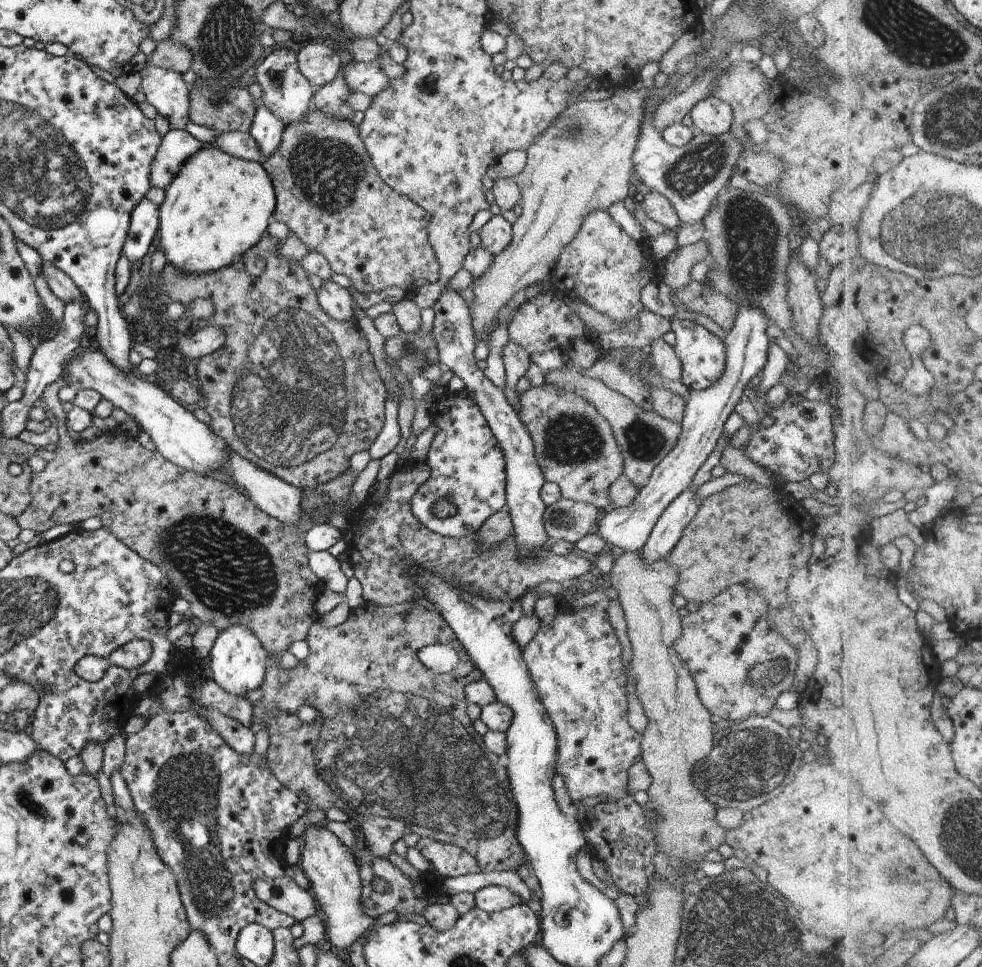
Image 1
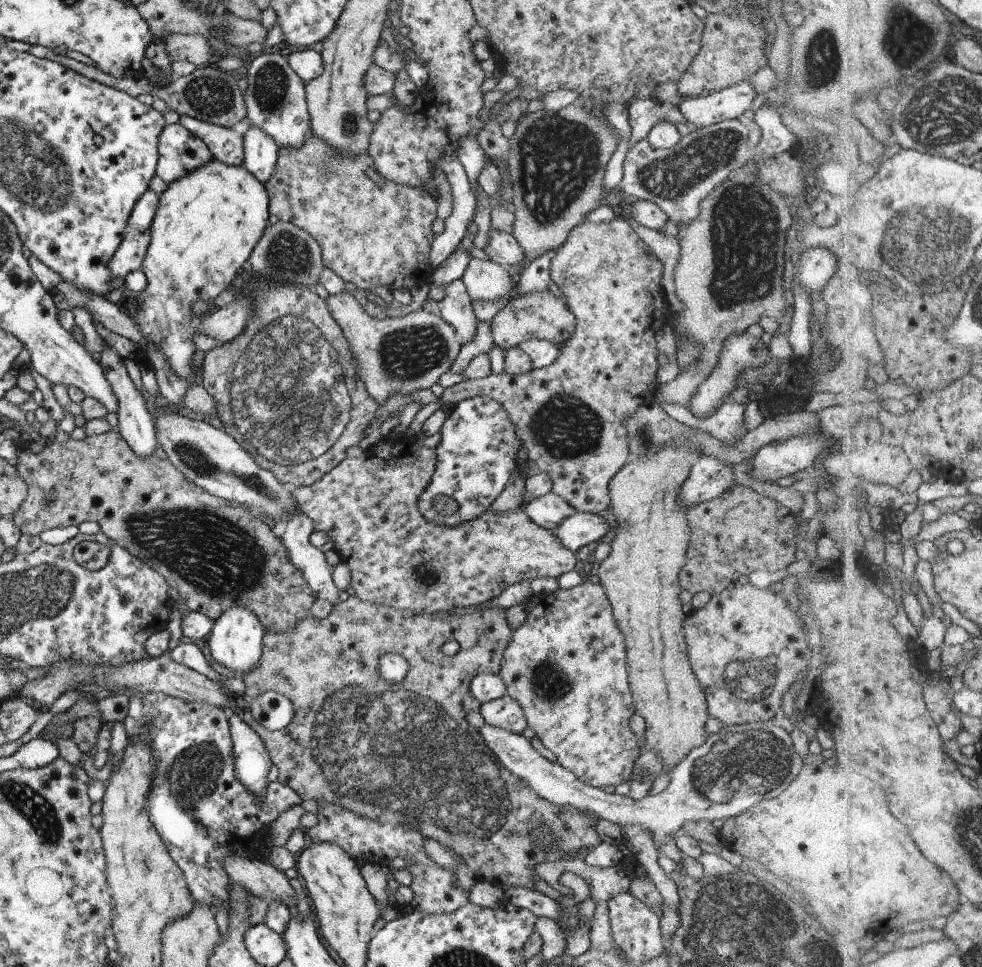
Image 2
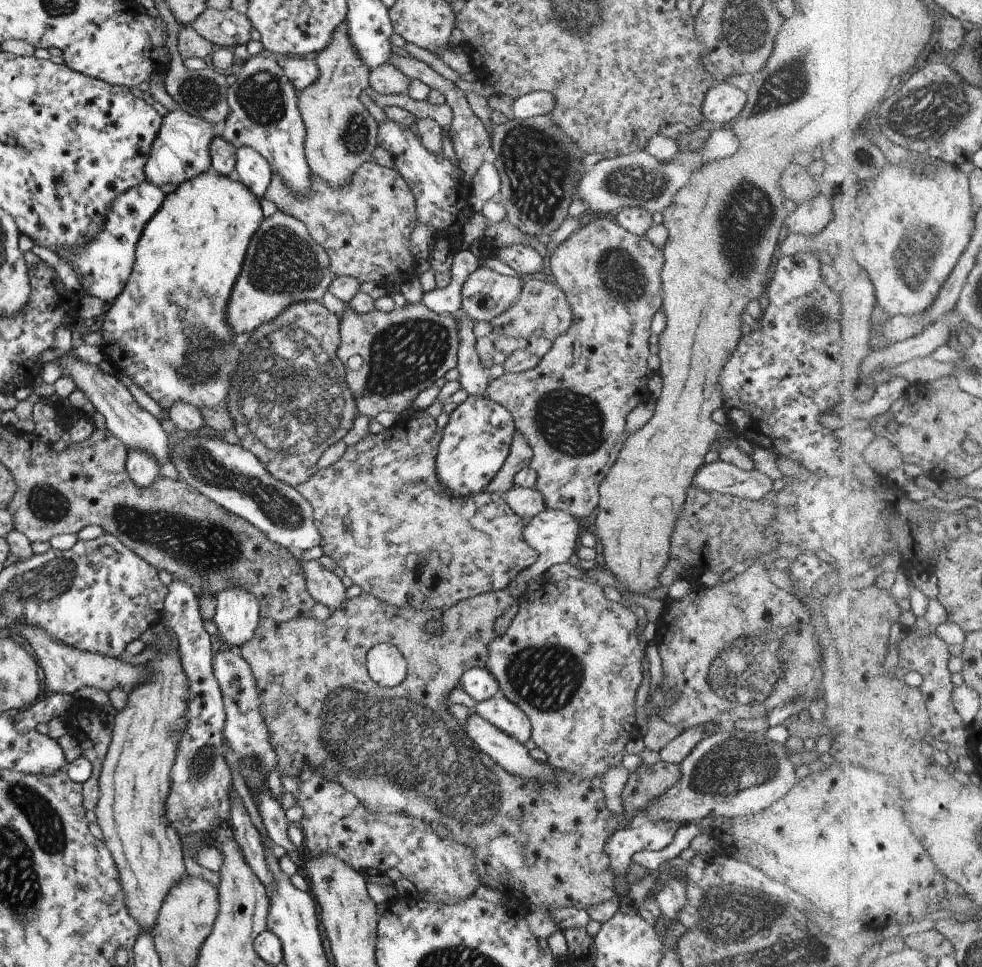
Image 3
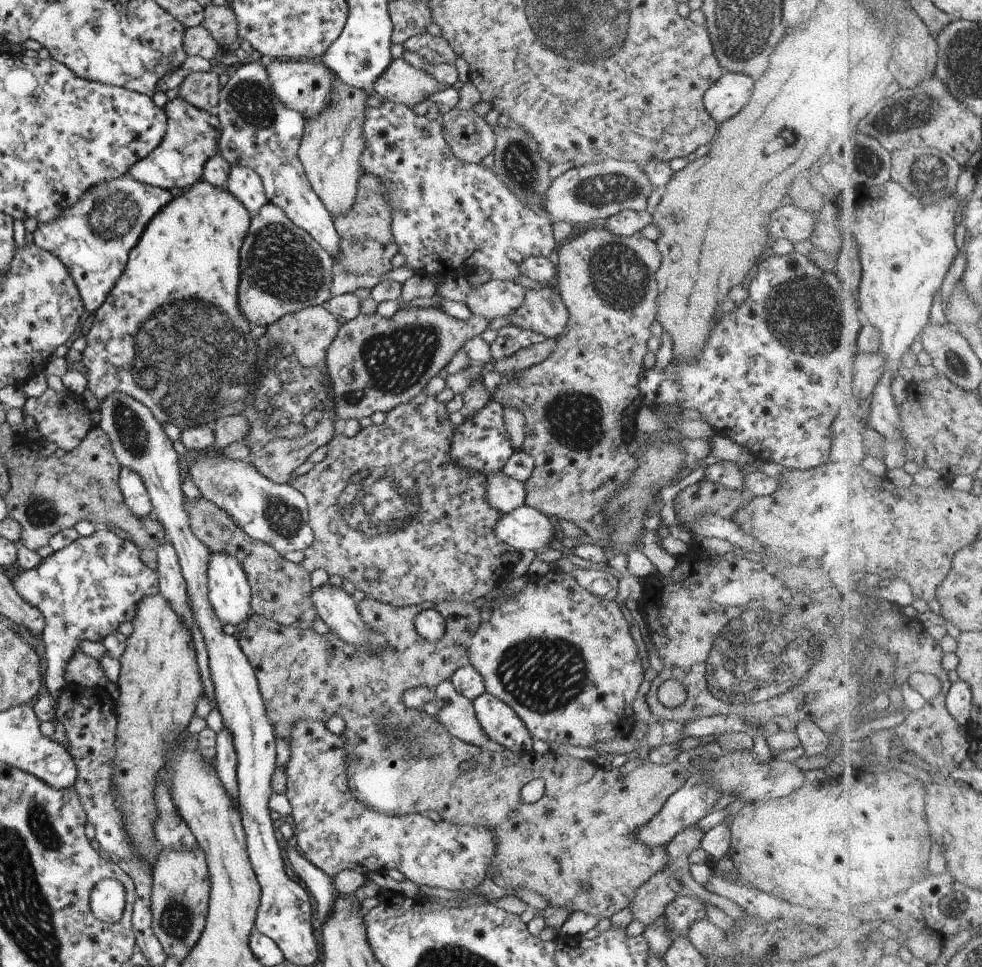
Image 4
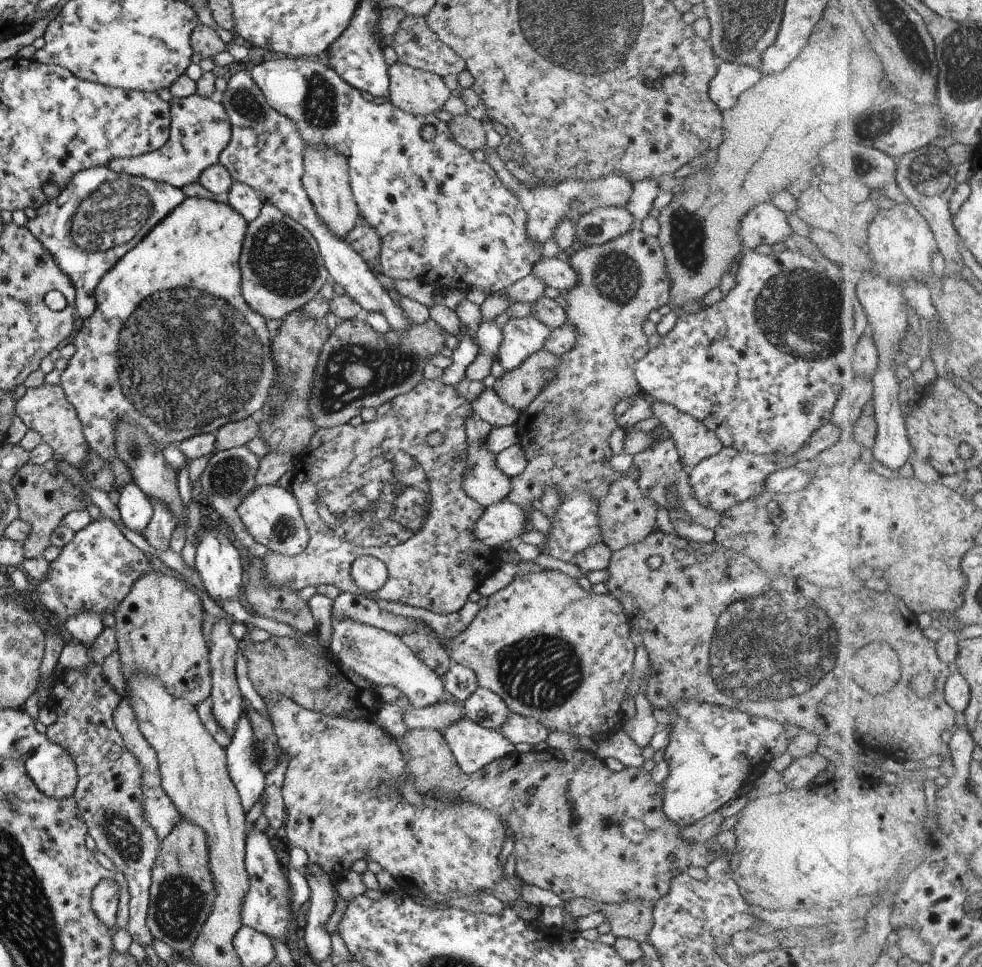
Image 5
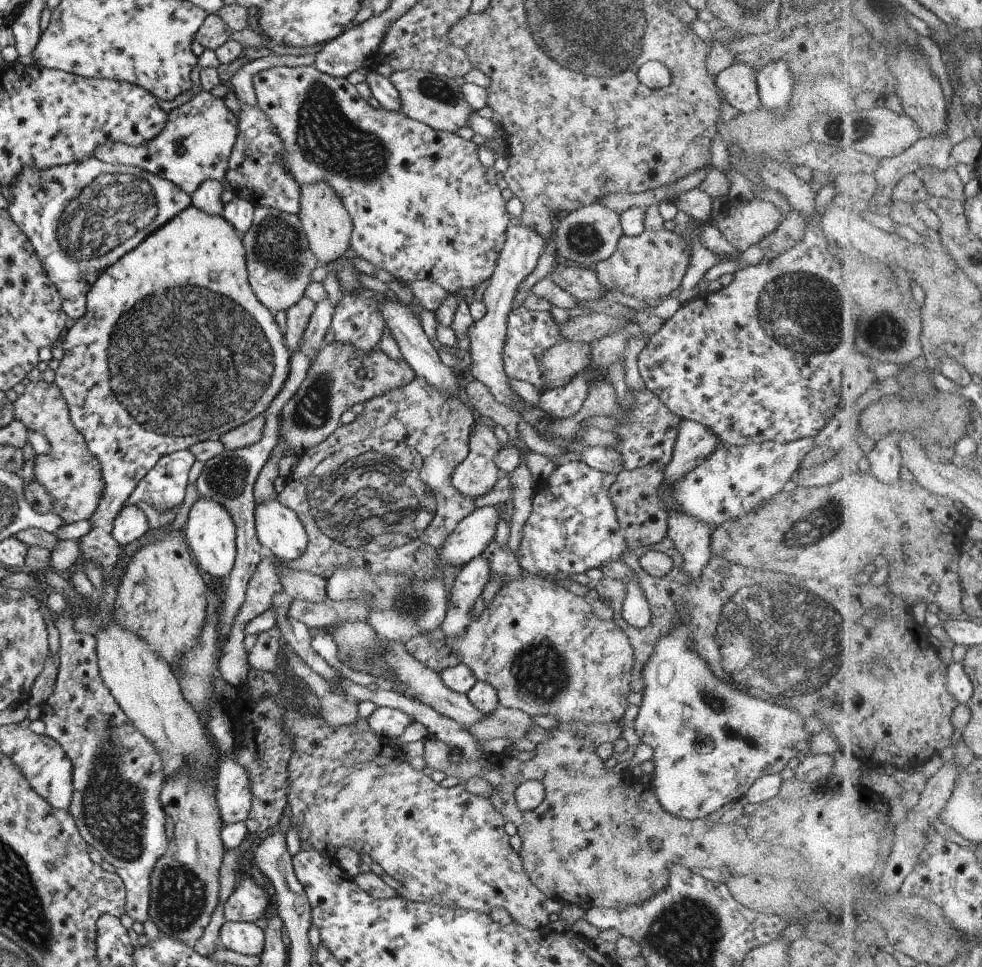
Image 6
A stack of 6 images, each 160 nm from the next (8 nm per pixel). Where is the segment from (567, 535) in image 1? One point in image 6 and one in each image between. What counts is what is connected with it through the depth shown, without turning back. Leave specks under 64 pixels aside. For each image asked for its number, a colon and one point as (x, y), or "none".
2: (547, 511)
3: (525, 502)
4: (503, 493)
5: (483, 482)
6: (475, 475)

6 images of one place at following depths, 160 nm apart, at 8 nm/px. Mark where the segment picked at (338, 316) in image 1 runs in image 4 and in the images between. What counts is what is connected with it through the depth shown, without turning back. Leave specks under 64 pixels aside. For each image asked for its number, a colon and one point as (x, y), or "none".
2: (409, 353)
3: (388, 358)
4: (374, 363)

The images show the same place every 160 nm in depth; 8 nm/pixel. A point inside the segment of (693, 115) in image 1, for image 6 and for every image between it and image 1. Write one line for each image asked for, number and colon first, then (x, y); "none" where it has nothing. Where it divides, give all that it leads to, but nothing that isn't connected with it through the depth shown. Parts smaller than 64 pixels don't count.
2: (726, 104)
3: (722, 103)
4: (728, 94)
5: (731, 79)
6: (737, 82)

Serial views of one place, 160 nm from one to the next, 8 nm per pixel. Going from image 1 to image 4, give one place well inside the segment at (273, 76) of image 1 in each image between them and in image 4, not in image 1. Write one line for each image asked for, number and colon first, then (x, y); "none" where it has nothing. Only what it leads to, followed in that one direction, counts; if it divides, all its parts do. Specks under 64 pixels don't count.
2: (274, 98)
3: (263, 114)
4: (257, 130)

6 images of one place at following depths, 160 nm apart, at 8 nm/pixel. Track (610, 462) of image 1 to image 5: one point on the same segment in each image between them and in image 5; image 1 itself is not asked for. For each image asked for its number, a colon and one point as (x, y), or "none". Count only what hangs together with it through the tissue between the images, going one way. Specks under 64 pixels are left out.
2: (569, 416)
3: (572, 407)
4: (576, 402)
5: (563, 431)

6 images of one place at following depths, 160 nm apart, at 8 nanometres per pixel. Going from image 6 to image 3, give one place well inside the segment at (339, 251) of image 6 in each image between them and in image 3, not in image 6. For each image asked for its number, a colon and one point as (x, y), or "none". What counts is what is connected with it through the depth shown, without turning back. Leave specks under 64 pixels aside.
3: (340, 136)
4: (332, 141)
5: (325, 179)

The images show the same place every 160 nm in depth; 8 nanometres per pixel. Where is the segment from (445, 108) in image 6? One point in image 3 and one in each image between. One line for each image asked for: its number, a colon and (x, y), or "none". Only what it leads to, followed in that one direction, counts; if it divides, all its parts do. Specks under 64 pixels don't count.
3: (385, 79)
4: (400, 83)
5: (413, 91)

